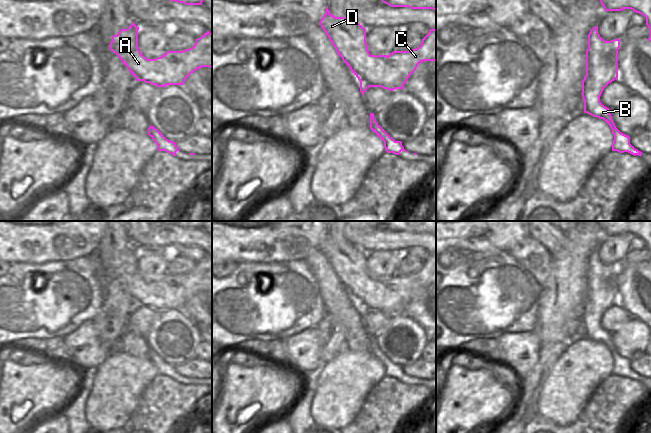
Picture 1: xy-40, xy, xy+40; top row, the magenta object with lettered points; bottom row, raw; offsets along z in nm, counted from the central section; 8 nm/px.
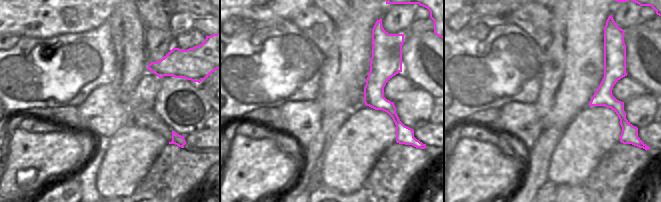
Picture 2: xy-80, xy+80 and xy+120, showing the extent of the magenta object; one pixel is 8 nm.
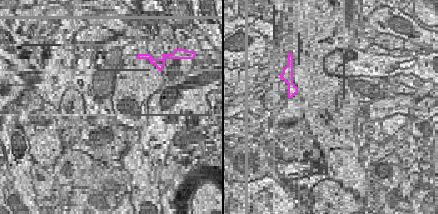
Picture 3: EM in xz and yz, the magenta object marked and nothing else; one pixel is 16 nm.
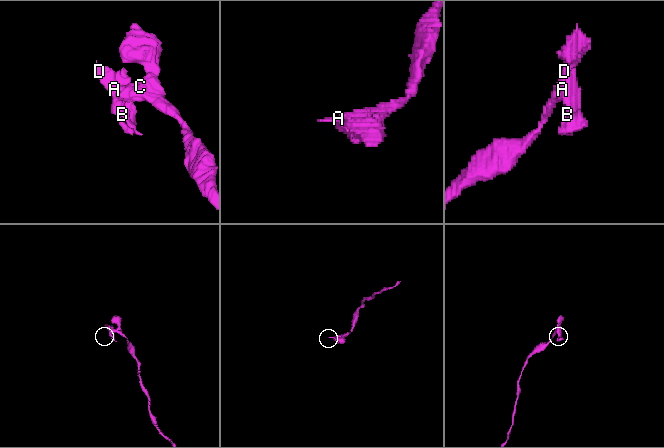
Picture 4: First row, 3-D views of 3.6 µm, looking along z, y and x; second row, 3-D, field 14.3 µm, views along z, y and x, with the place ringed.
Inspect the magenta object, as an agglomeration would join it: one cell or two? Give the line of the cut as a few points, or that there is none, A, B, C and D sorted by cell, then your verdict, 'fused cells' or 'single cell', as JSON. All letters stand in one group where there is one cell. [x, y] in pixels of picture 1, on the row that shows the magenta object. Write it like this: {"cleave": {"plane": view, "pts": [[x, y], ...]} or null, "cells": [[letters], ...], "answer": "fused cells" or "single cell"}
{"cleave": {"plane": "xy", "pts": [[380, 76], [376, 73], [371, 73], [366, 81], [360, 81]]}, "cells": [["A", "C", "D"], ["B"]], "answer": "fused cells"}

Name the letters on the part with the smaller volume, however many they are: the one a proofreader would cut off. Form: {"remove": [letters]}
{"remove": ["B"]}

